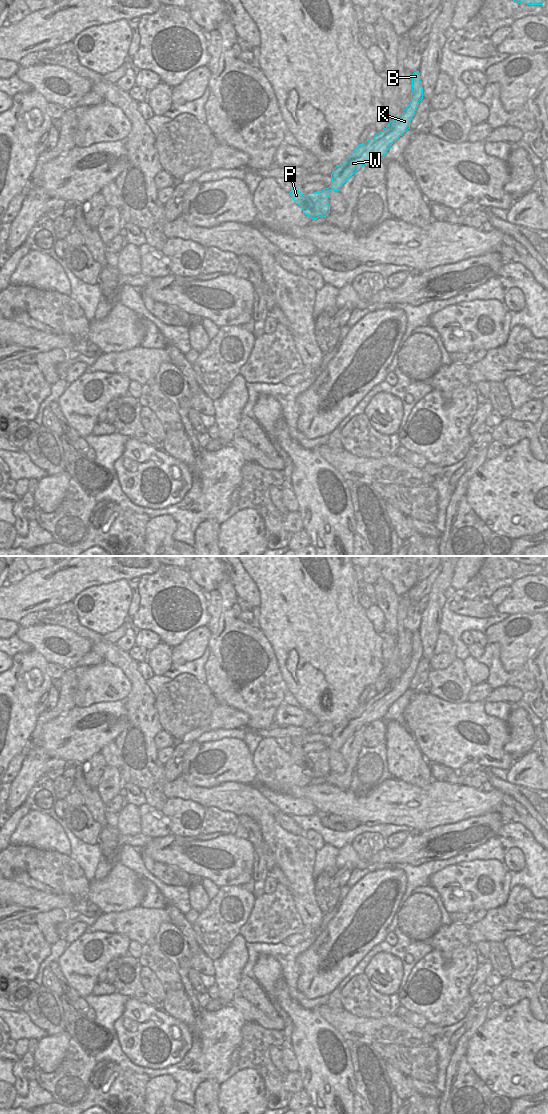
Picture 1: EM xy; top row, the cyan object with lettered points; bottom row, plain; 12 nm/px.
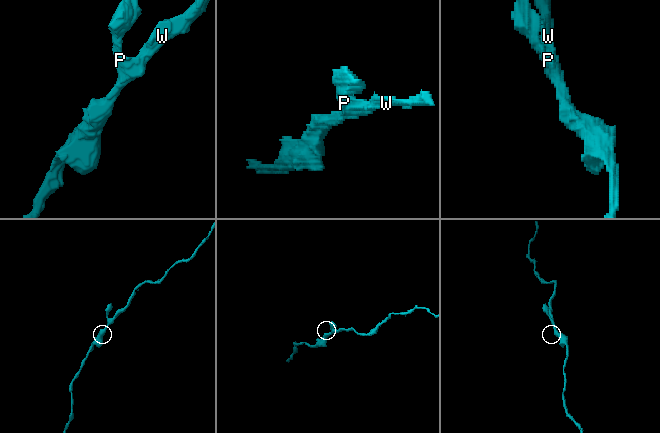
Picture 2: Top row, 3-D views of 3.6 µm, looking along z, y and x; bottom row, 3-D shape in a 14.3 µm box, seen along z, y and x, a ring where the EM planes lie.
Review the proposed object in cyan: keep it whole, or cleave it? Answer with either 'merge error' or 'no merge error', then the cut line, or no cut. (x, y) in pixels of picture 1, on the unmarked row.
no merge error; no cut

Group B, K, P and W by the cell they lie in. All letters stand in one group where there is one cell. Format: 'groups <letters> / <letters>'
groups B K P W

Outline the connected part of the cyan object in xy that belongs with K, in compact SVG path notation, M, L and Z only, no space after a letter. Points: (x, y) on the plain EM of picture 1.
M419 631L412 634L411 662L403 673L395 680L390 681L382 692L359 704L331 734L332 742L328 748L320 752L303 755L296 746L289 753L291 758L298 764L305 775L312 779L326 777L330 773L328 757L330 751L339 751L342 745L360 728L375 720L383 720L391 705L399 699L408 689L410 681L415 674L419 662L423 659L423 647Z

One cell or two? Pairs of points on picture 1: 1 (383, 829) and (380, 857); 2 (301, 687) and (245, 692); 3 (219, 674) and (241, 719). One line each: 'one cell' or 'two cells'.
1: two cells
2: two cells
3: two cells

